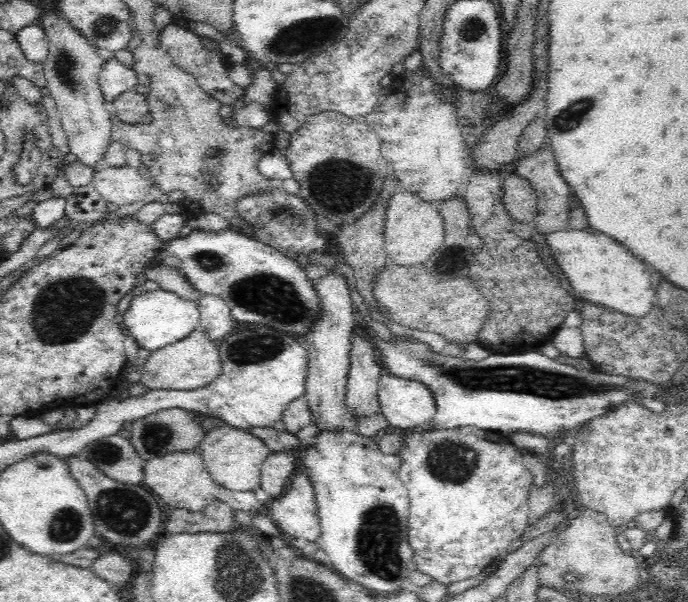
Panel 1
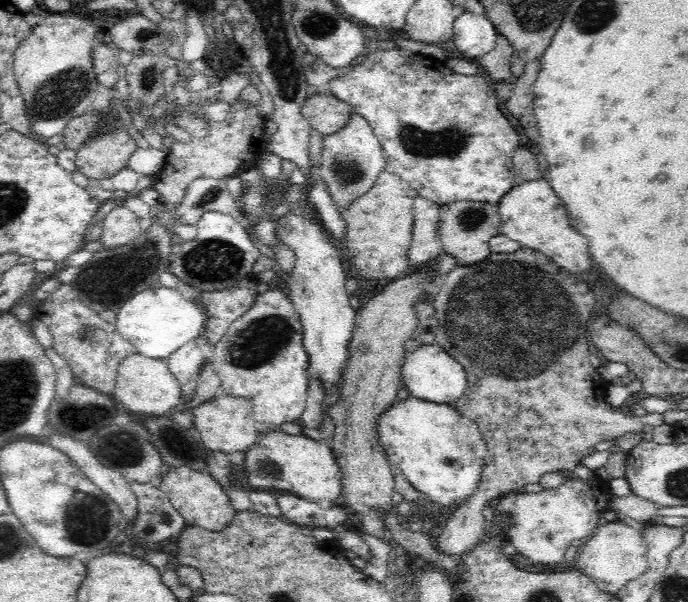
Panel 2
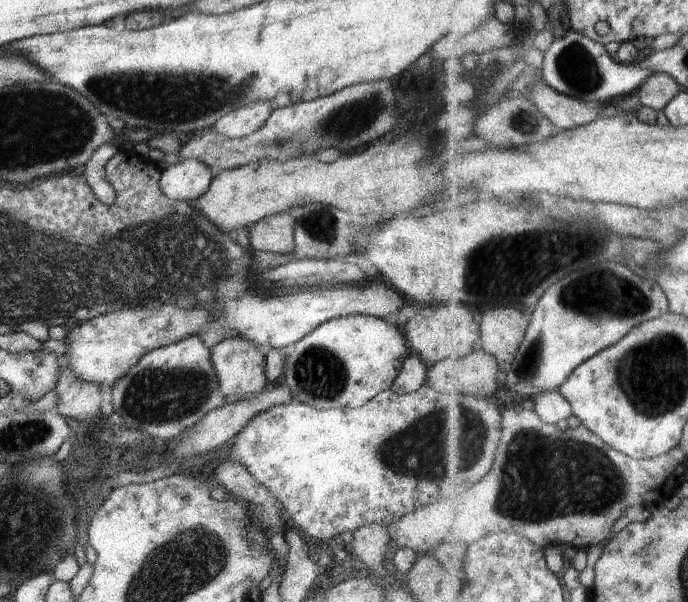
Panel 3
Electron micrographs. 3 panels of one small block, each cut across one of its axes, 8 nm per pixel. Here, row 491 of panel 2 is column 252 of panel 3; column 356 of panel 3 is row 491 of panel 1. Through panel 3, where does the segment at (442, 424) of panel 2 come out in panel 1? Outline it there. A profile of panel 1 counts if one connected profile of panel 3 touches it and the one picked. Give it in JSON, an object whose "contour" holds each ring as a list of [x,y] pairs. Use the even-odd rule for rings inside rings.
{"contour":[[[476,426],[448,430],[408,431],[401,458],[399,479],[405,484],[410,502],[408,540],[417,569],[433,580],[449,585],[482,574],[500,554],[522,536],[530,516],[529,488],[534,476],[522,463],[522,453],[508,436]]]}

